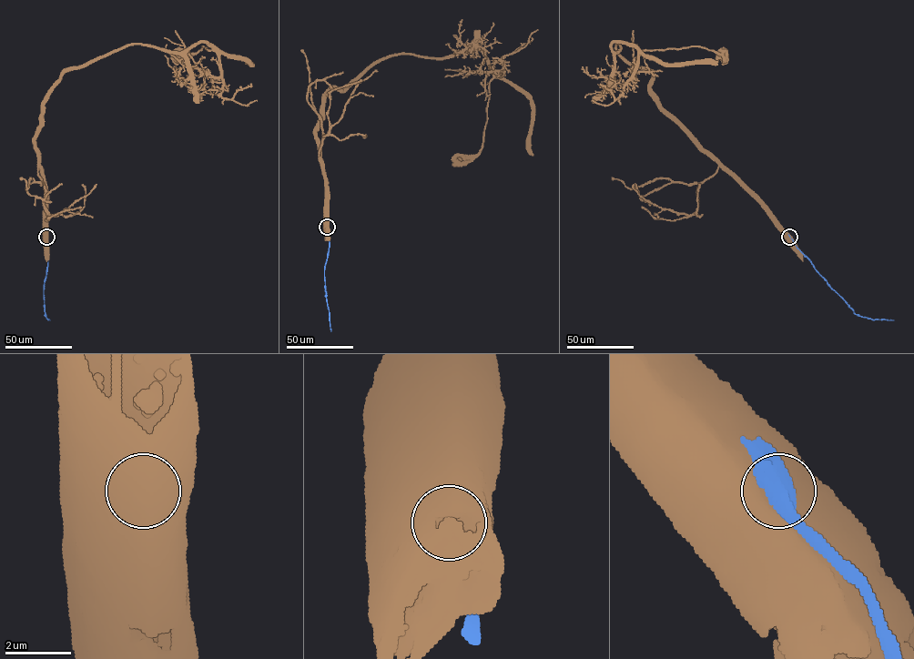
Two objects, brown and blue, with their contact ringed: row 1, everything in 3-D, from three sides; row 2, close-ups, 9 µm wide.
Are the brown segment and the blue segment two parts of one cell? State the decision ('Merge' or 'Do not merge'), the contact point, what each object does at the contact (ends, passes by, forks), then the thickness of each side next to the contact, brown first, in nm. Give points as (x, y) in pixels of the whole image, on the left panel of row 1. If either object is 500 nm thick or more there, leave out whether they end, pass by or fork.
Do not merge. Place: (46, 237). Thickness 800 nm (brown) against 550 nm

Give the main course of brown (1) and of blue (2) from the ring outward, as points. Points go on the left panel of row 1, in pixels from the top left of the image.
1: (45, 237), (35, 137), (53, 86), (129, 45), (183, 52), (205, 42), (212, 49), (171, 57)
2: (46, 237), (48, 261), (44, 298), (45, 314), (50, 320)

